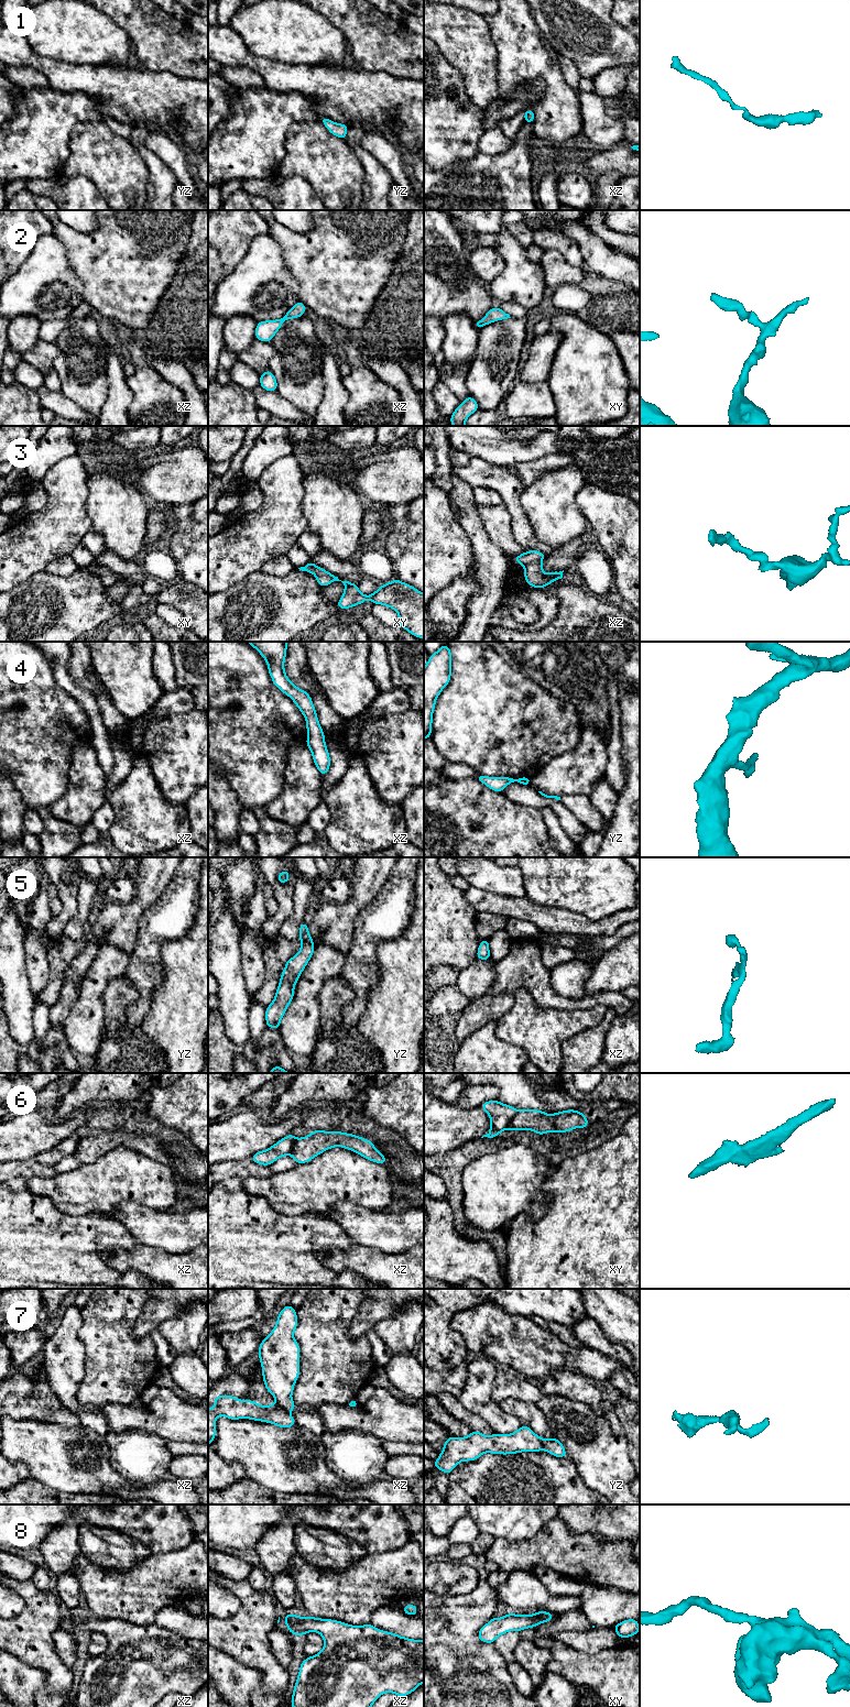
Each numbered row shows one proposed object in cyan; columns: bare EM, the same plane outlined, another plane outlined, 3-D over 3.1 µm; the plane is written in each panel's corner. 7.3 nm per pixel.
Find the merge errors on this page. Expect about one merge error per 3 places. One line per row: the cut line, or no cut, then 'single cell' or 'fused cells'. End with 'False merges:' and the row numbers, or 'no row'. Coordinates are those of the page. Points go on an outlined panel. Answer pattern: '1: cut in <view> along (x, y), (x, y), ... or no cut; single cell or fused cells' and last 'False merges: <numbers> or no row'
1: no cut; single cell
2: no cut; single cell
3: cut in xz along (541, 560), (534, 560), (524, 566); fused cells
4: no cut; single cell
5: no cut; single cell
6: cut in xy along (518, 1111), (507, 1128); fused cells
7: cut in xz along (276, 1402), (289, 1412); fused cells
8: no cut; single cell
False merges: 3, 6, 7

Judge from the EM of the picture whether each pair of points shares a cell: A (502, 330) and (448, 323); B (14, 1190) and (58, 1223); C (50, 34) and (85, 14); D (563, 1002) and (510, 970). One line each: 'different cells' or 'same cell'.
A: different cells
B: same cell
C: same cell
D: same cell

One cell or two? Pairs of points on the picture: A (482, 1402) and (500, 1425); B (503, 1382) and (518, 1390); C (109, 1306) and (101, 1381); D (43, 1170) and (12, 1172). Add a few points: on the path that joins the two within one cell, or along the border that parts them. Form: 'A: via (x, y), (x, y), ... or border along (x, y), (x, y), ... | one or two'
A: via (486, 1408), (498, 1420) | one
B: via (507, 1385), (514, 1387) | one
C: via (109, 1325), (109, 1363) | one
D: via (35, 1170), (20, 1170) | one

